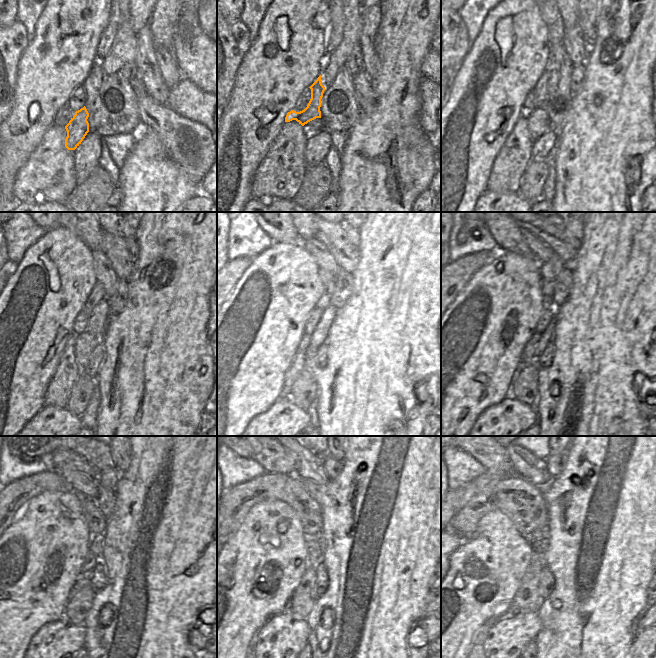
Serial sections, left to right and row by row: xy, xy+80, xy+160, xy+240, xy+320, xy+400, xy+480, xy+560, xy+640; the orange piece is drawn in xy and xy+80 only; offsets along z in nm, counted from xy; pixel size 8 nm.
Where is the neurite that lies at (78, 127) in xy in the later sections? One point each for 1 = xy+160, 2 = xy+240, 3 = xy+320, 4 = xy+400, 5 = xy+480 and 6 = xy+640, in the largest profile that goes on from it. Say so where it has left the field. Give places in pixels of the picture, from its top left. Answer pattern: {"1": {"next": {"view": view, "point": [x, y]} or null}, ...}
{"1": {"next": {"view": "xy+160", "point": [540, 88]}}, "2": {"next": {"view": "xy+240", "point": [97, 294]}}, "3": {"next": {"view": "xy+320", "point": [327, 279]}}, "4": {"next": {"view": "xy+400", "point": [549, 270]}}, "5": {"next": {"view": "xy+480", "point": [108, 478]}}, "6": {"next": {"view": "xy+640", "point": [556, 461]}}}

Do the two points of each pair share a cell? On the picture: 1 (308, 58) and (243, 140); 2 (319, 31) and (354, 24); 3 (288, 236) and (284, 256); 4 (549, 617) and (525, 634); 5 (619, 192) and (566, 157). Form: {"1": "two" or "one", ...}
{"1": "one", "2": "two", "3": "two", "4": "two", "5": "one"}

